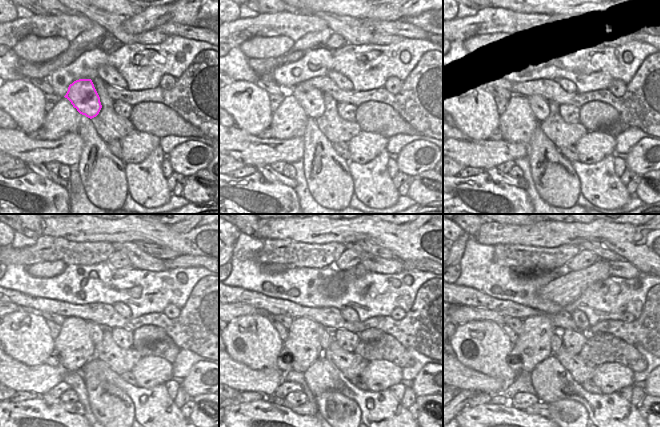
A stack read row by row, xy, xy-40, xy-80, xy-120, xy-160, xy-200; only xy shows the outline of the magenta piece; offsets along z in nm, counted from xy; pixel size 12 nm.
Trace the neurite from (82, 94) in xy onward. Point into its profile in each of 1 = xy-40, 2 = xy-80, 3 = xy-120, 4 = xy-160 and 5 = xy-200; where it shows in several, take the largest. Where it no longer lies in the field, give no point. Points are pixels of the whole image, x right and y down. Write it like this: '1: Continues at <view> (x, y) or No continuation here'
1: Continues at xy-40 (312, 101)
2: Continues at xy-80 (540, 107)
3: Continues at xy-120 (96, 332)
4: Continues at xy-160 (325, 337)
5: Continues at xy-200 (557, 345)

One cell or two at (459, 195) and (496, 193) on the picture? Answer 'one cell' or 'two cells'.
one cell

